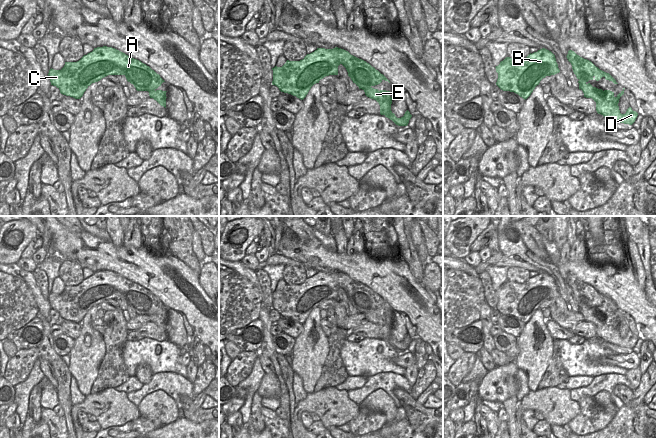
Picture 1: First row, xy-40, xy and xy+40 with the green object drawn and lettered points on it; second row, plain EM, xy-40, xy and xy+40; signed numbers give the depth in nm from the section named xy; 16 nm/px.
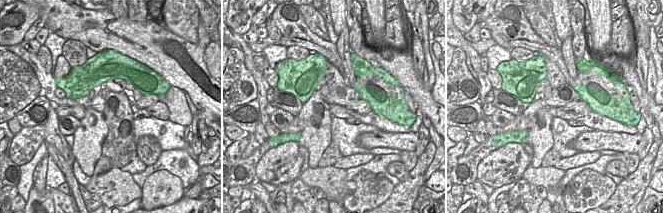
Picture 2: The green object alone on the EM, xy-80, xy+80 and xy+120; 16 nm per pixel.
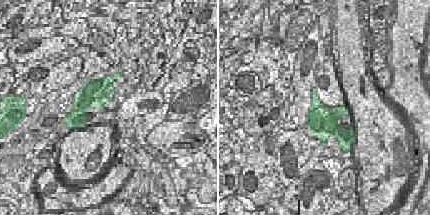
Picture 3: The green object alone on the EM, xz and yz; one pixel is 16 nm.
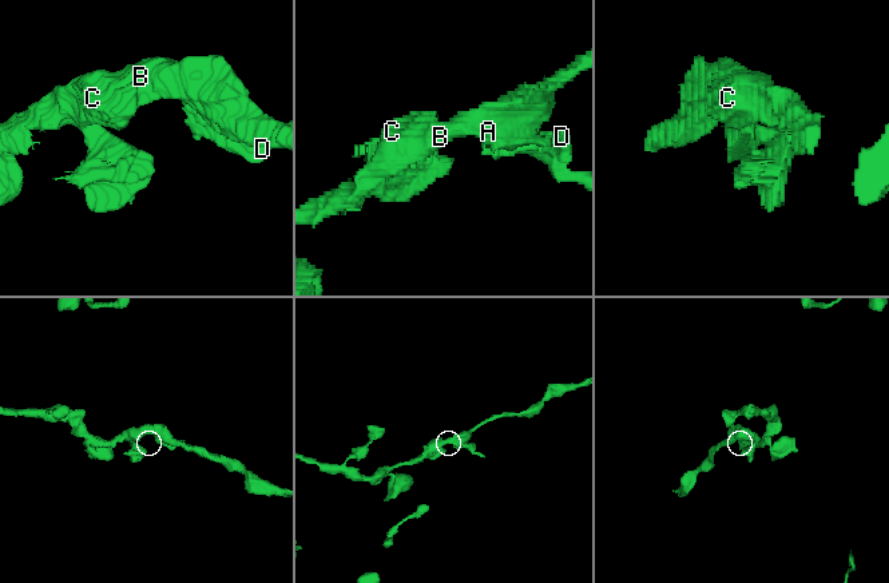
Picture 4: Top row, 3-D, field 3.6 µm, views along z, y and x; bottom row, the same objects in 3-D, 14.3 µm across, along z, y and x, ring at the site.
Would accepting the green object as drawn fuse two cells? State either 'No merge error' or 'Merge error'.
Merge error

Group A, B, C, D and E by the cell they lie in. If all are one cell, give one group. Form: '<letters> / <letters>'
A B C / D E

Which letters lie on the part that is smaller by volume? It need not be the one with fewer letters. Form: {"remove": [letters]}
{"remove": ["D", "E"]}

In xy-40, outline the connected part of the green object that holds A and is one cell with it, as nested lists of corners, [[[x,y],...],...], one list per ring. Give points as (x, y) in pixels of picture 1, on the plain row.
[[[97,271],[77,286],[65,286],[61,294],[50,293],[48,300],[51,309],[56,310],[60,317],[80,323],[86,313],[95,306],[108,299],[124,299],[128,306],[134,309],[137,315],[152,315],[165,306],[159,298],[141,285],[112,271]]]

